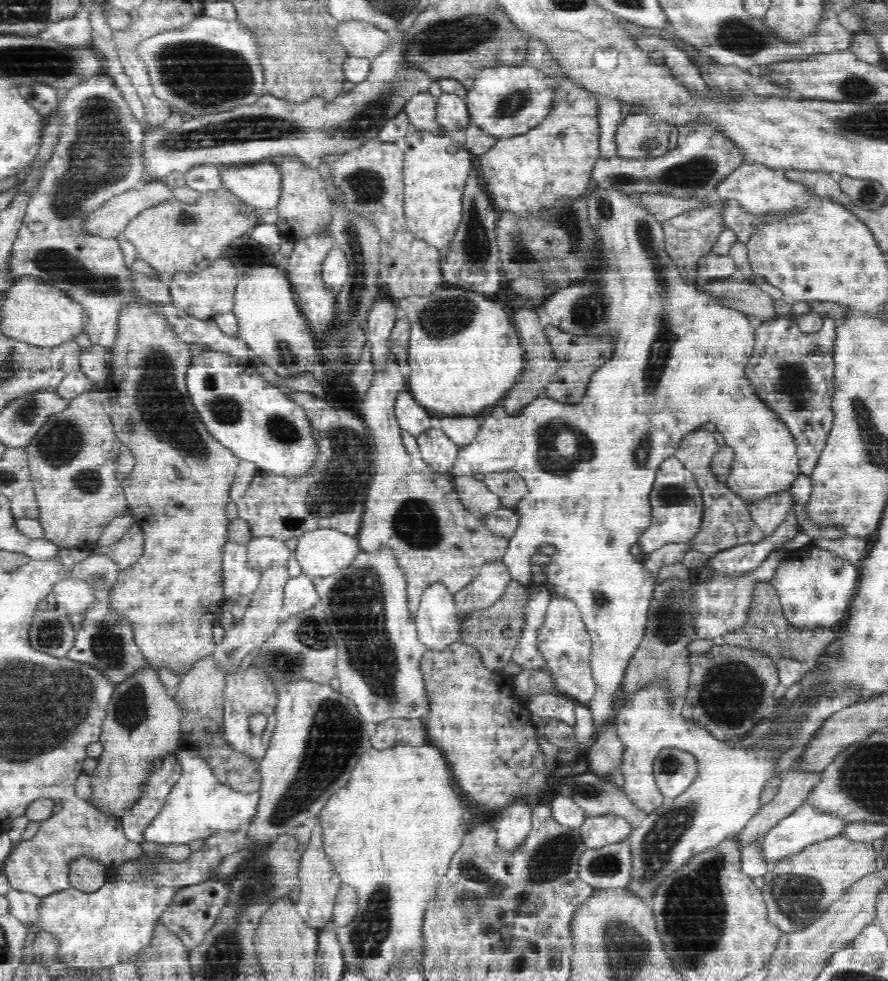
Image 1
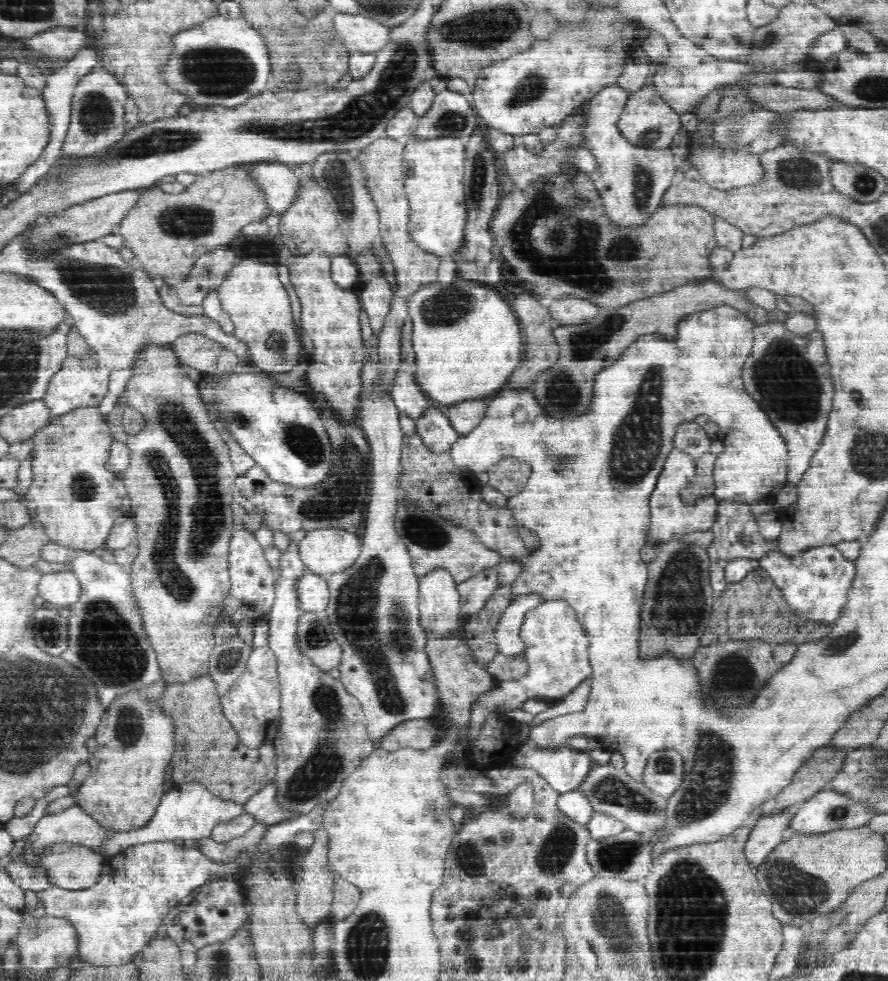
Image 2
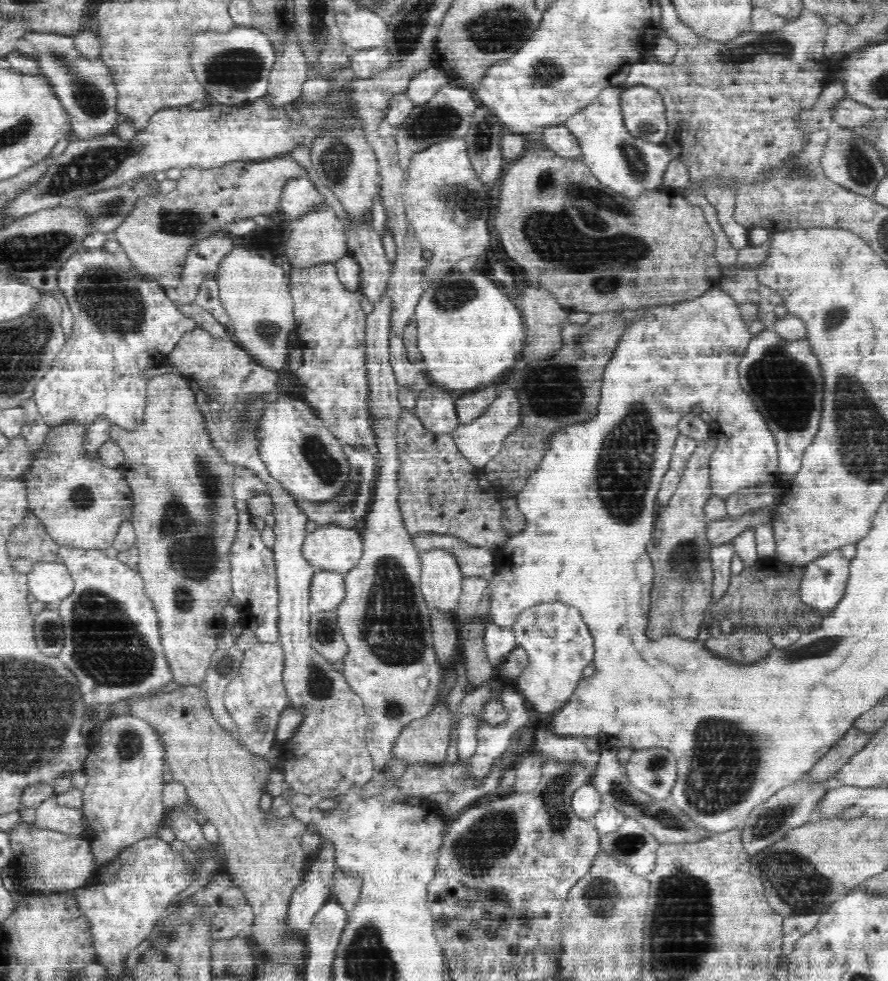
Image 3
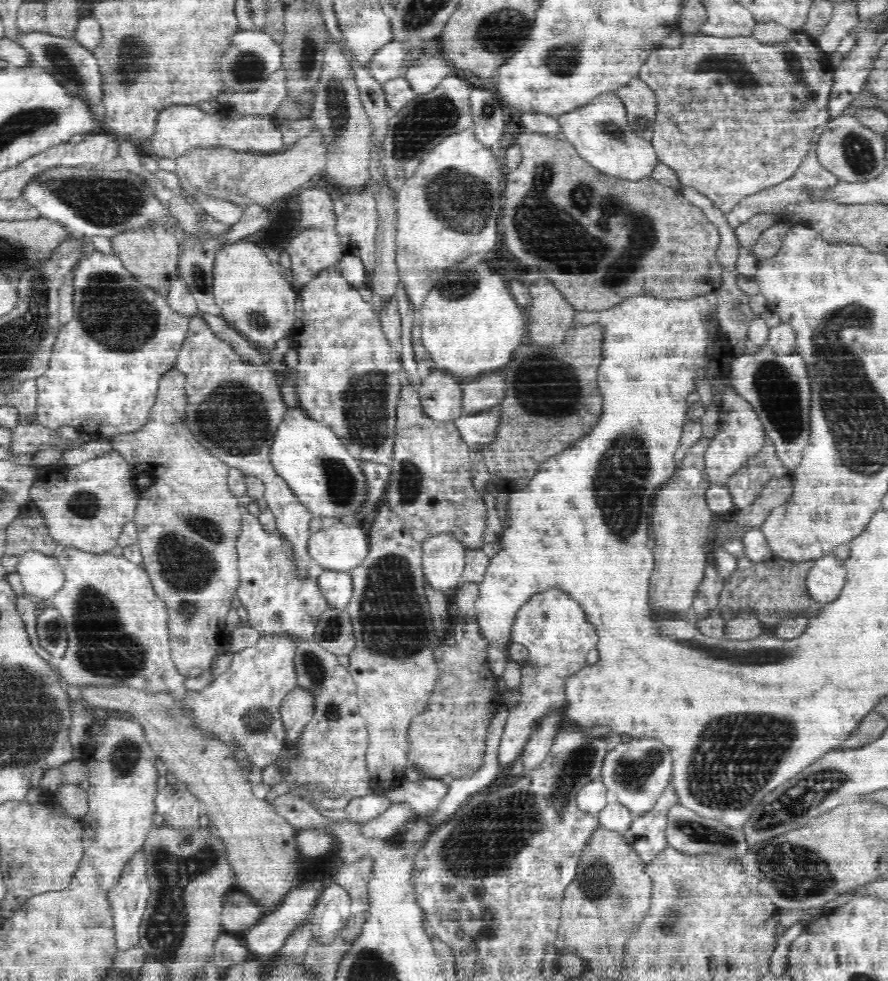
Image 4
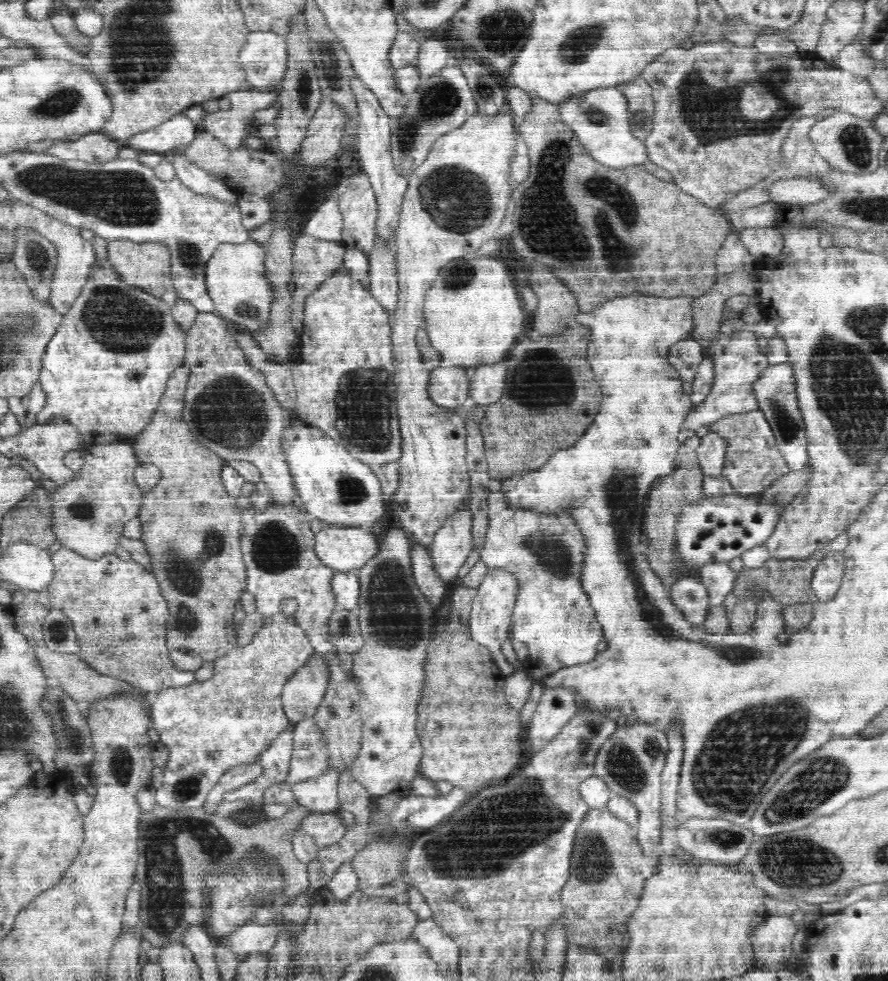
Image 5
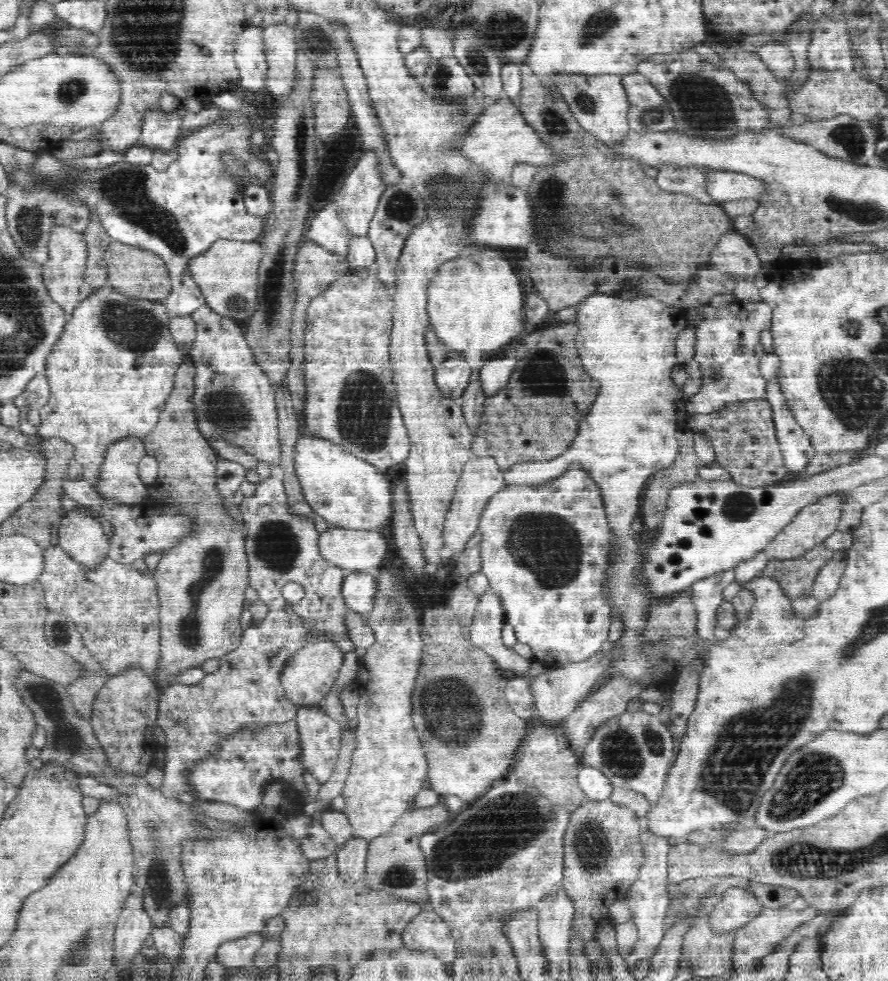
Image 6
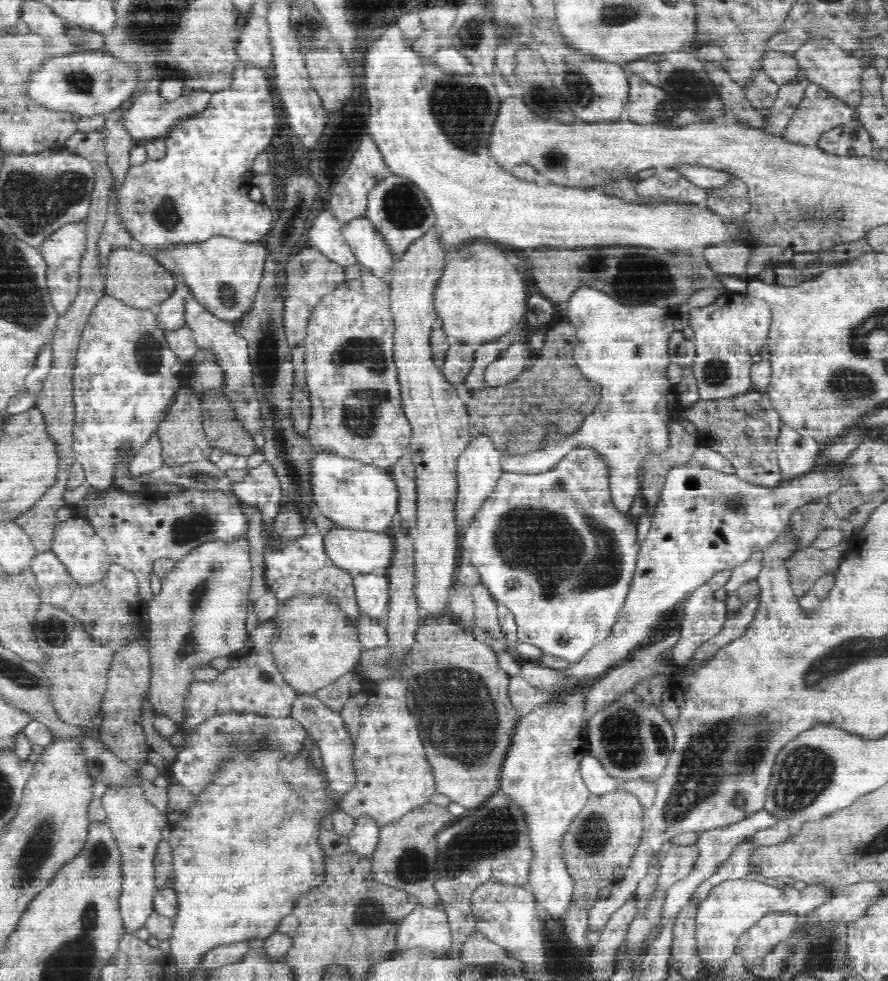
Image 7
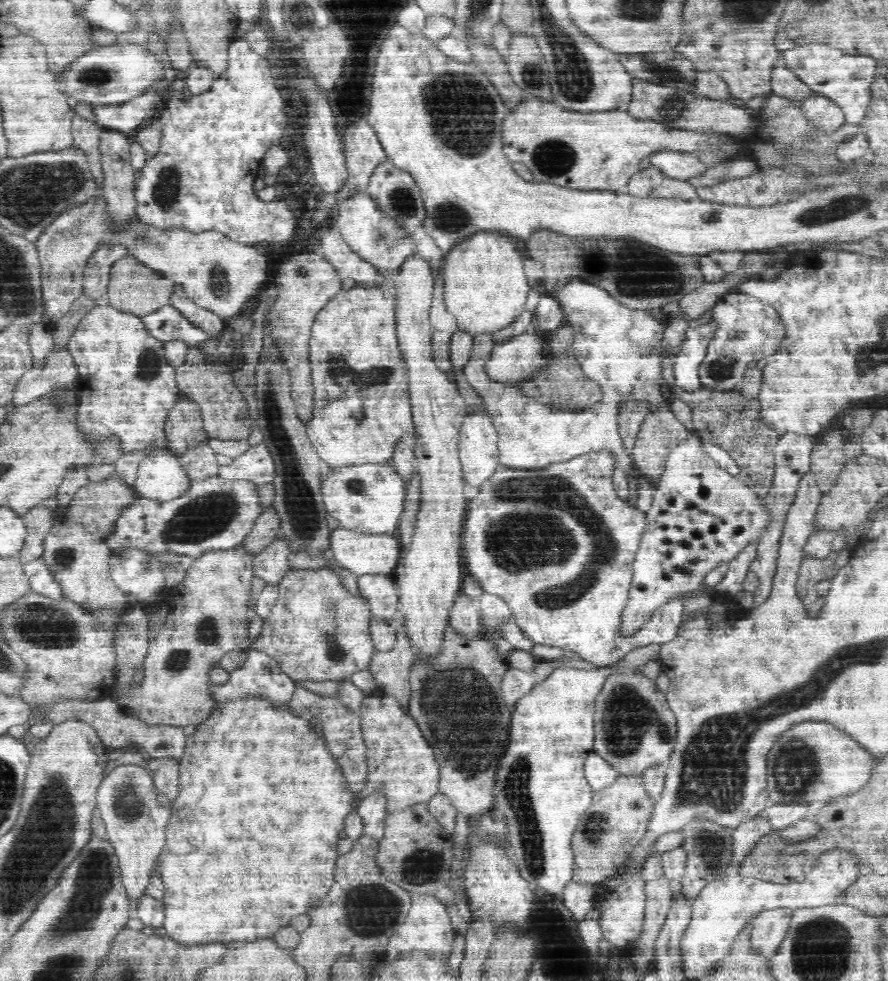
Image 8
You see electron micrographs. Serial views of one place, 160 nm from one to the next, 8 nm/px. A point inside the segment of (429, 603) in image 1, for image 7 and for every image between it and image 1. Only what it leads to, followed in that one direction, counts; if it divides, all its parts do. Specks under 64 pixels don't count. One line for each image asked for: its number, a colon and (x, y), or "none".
2: (440, 603)
3: (441, 577)
4: (444, 556)
5: (453, 542)
6: (481, 478)
7: (479, 466)

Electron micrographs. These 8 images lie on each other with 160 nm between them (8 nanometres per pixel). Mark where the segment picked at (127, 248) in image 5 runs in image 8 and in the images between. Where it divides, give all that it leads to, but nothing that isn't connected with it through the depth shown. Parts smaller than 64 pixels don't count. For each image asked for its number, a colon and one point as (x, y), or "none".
6: (138, 274)
7: (136, 279)
8: (133, 288)

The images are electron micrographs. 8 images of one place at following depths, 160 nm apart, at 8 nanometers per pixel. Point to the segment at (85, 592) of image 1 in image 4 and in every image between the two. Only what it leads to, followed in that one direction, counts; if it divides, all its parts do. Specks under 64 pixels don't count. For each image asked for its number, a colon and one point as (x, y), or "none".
2: (61, 588)
3: (49, 582)
4: (42, 577)

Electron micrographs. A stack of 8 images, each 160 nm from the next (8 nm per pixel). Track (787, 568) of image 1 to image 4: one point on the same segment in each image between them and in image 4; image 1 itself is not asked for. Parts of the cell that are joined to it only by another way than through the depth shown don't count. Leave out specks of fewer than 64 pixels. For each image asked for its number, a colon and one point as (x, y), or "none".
2: (816, 583)
3: (825, 579)
4: (826, 579)

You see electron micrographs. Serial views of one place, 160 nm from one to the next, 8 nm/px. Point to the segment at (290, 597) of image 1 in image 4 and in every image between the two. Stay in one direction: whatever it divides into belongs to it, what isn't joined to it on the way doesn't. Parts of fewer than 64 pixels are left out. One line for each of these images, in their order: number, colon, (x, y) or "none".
2: (315, 595)
3: (328, 590)
4: (337, 586)

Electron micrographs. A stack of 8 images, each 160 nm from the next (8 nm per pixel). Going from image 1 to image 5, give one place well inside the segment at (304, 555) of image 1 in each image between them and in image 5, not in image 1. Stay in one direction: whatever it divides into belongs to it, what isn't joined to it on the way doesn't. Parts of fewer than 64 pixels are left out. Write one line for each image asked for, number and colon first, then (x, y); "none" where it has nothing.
2: (328, 551)
3: (331, 547)
4: (339, 546)
5: (344, 549)

